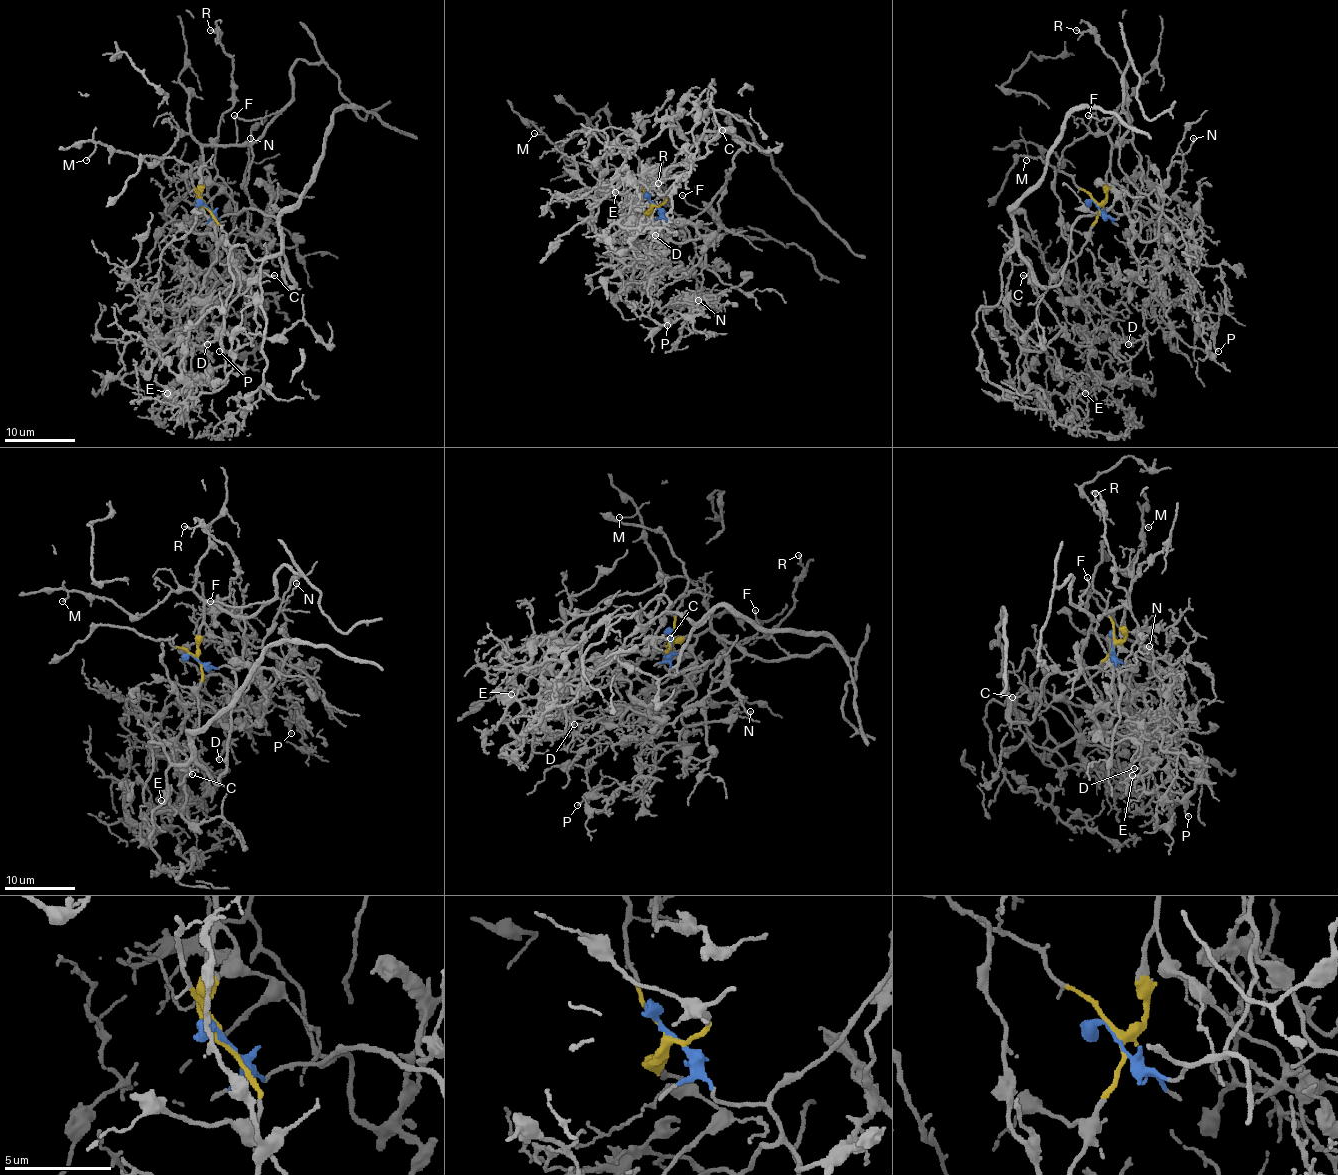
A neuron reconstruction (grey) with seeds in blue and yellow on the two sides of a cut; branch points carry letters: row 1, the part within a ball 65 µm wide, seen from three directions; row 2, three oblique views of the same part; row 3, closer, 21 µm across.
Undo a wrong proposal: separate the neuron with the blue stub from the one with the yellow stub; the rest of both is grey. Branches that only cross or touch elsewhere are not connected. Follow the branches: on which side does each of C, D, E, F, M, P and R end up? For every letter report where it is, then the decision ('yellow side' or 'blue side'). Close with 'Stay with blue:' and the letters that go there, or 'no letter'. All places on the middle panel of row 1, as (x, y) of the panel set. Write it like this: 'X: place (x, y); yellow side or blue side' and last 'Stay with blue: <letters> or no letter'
C: place (722, 130); blue side
D: place (655, 235); blue side
E: place (615, 192); blue side
F: place (682, 195); yellow side
M: place (534, 133); yellow side
P: place (667, 325); blue side
R: place (658, 183); blue side
Stay with blue: C, D, E, P, R

